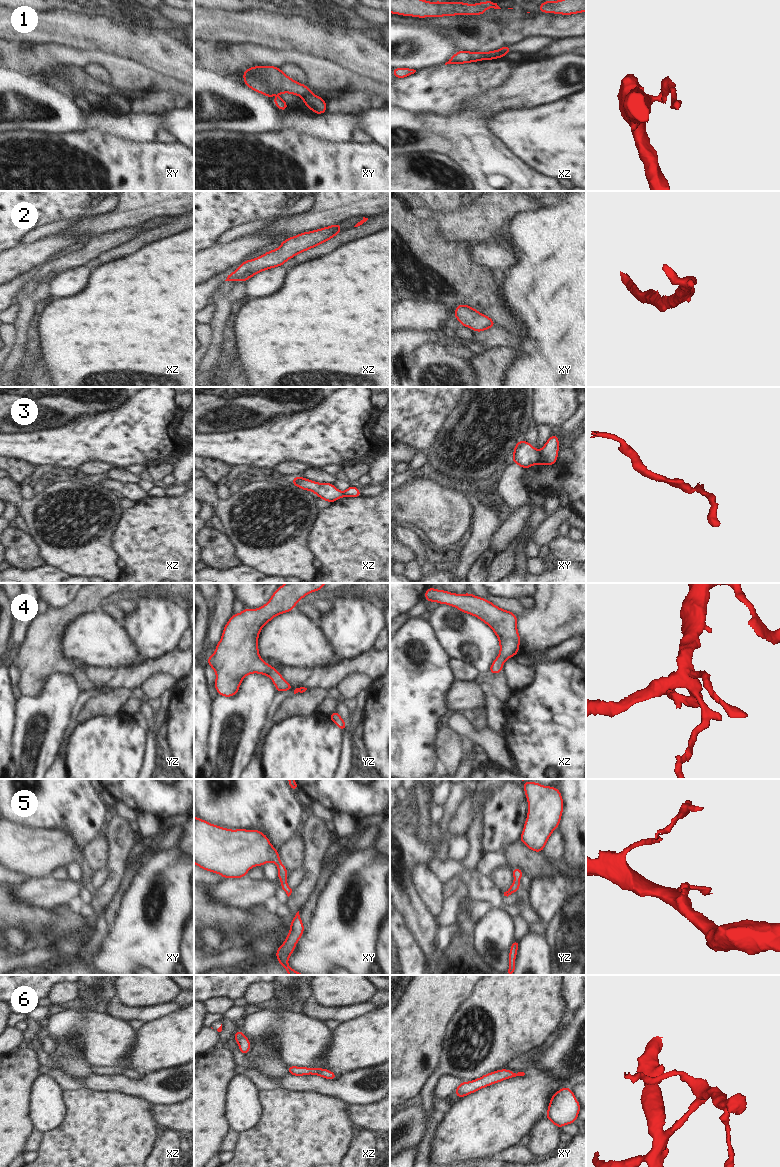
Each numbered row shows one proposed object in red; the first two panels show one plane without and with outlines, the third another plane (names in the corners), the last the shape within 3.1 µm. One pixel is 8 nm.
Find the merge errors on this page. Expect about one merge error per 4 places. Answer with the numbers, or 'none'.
1, 3.

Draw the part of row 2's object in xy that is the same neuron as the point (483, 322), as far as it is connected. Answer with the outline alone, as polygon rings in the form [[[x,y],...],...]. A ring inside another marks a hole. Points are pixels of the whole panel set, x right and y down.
[[[465,304],[456,306],[453,317],[458,319],[461,326],[471,328],[475,332],[485,331],[497,325],[490,317]]]

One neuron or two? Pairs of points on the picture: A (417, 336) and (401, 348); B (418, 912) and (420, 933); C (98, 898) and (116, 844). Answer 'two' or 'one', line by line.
A: one
B: one
C: one

